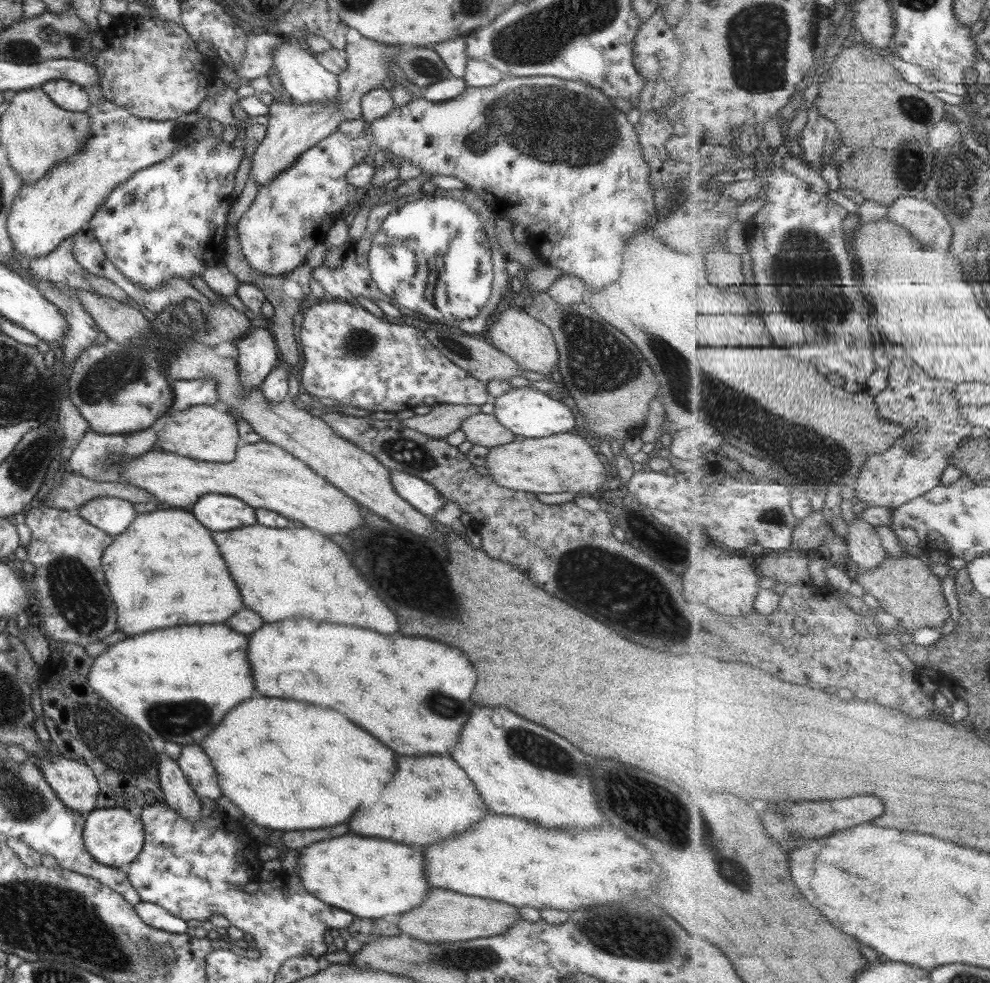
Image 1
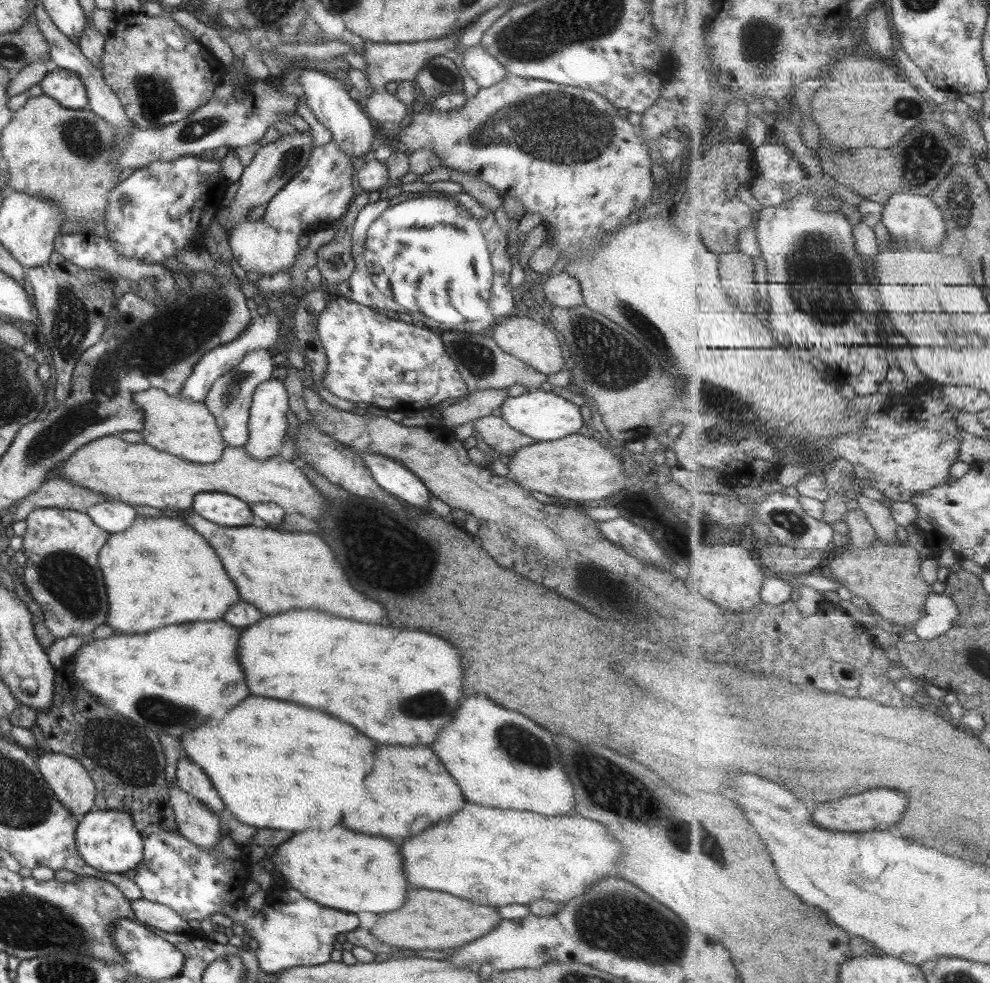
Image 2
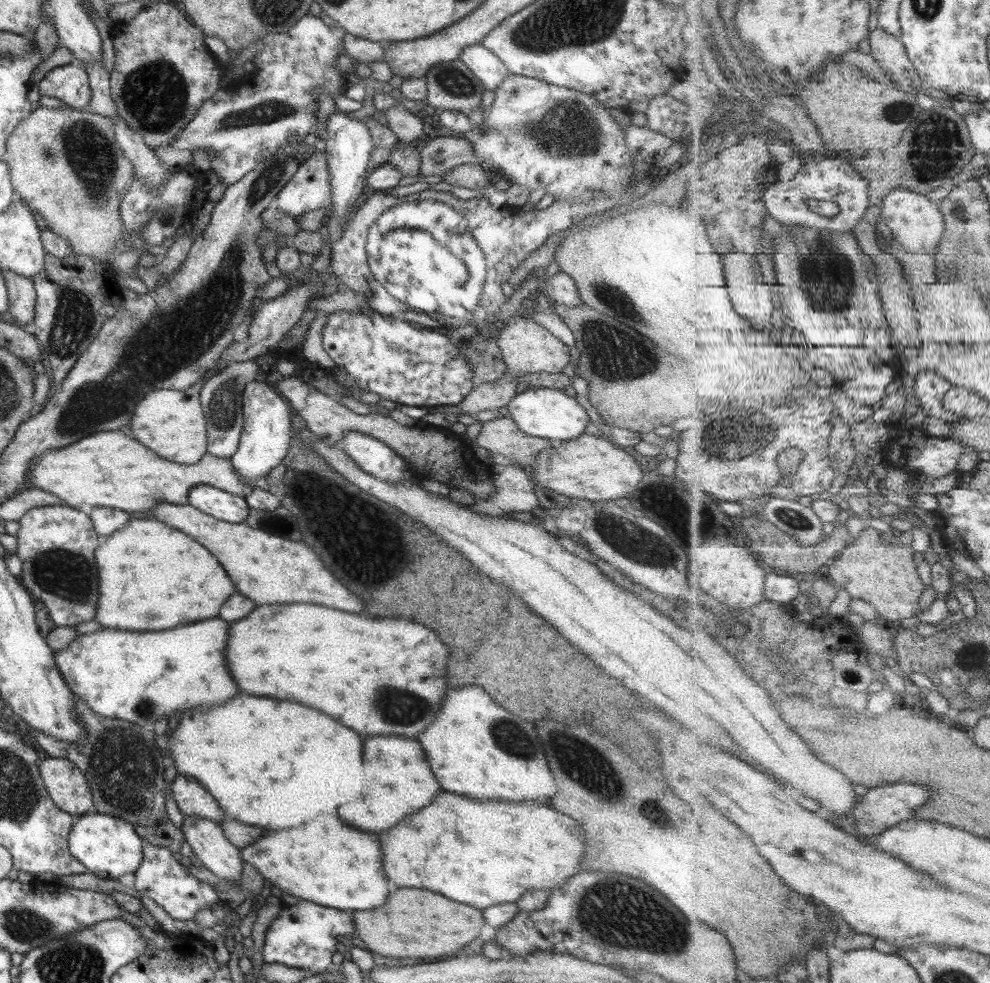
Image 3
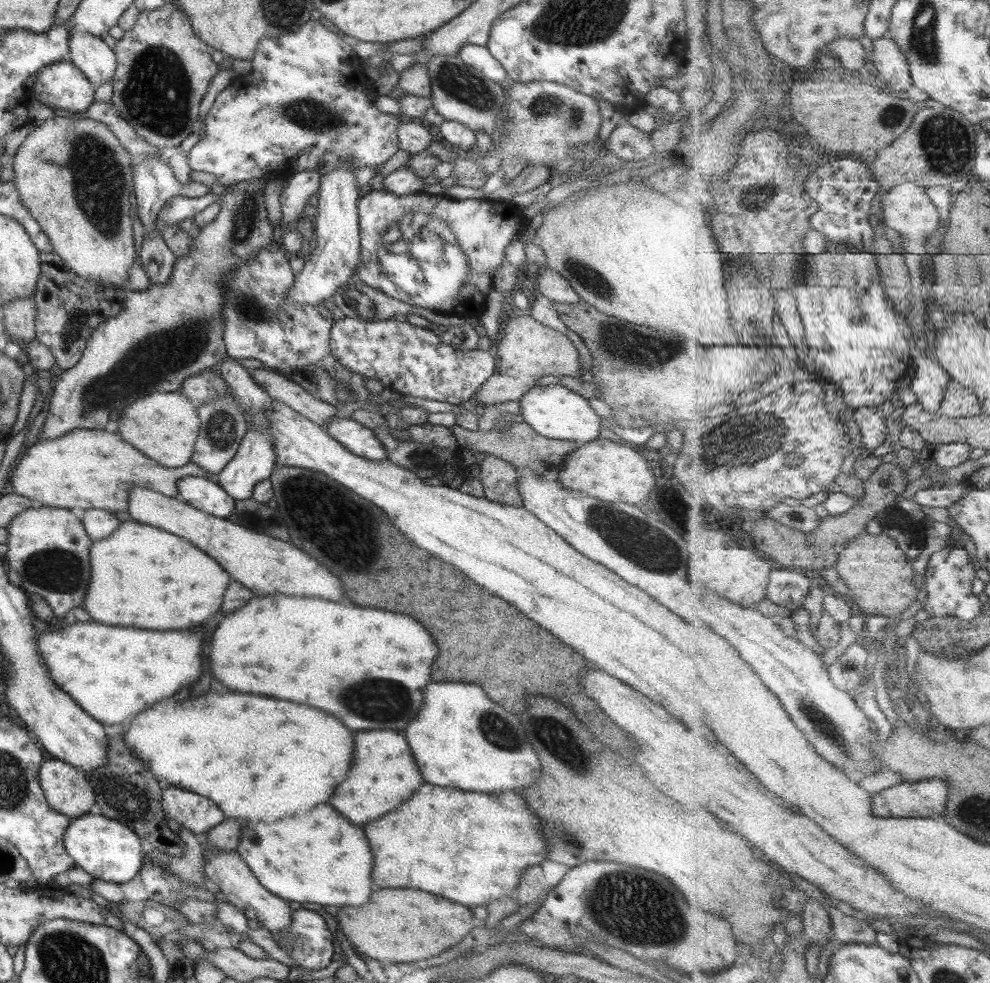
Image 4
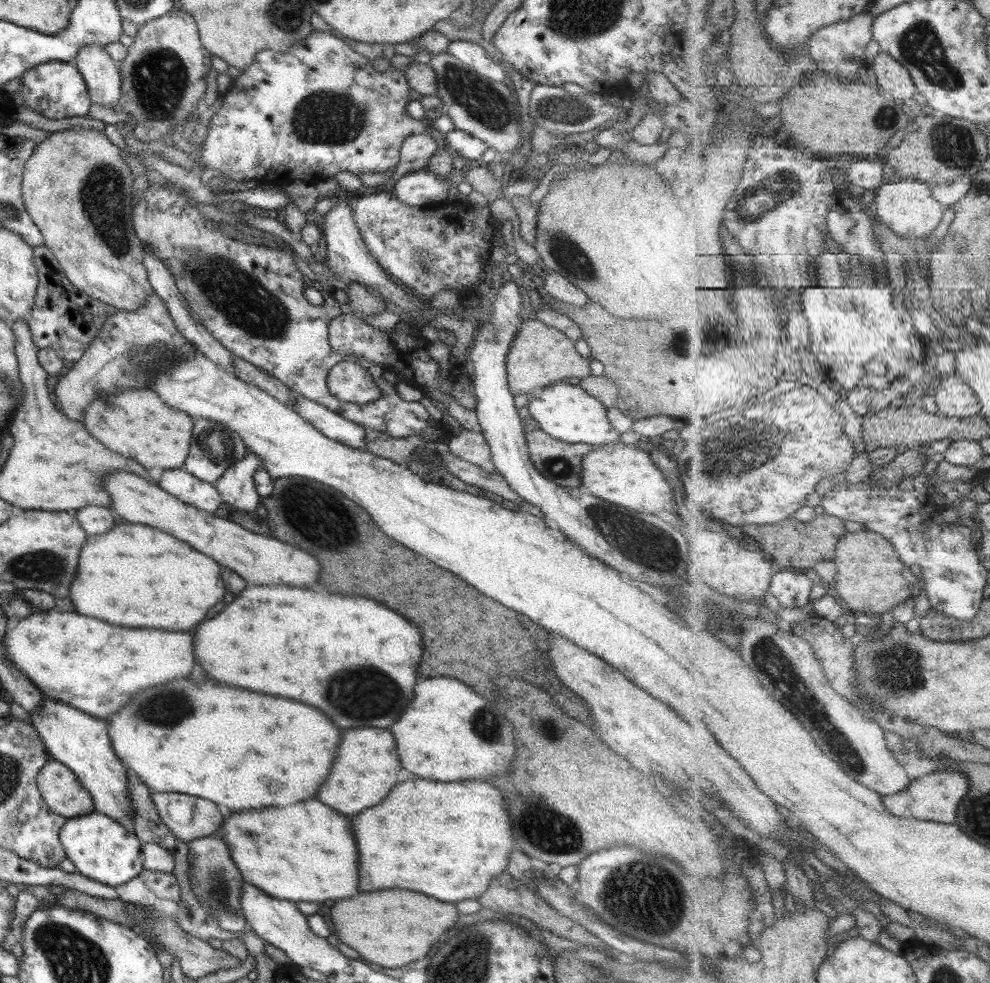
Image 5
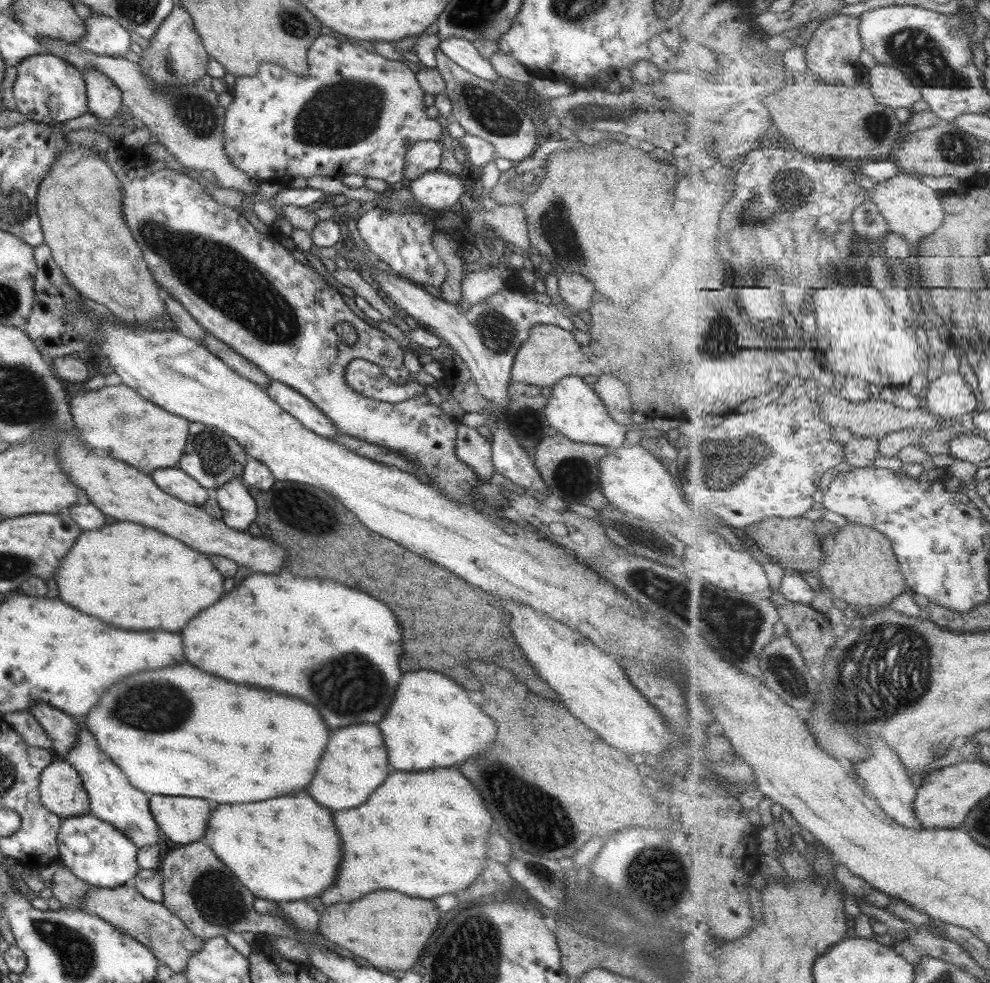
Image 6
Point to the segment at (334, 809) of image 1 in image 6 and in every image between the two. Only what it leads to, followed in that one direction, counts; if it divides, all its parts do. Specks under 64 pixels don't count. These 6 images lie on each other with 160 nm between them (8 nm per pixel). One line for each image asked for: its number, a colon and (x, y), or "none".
2: (277, 765)
3: (272, 764)
4: (257, 758)
5: (239, 749)
6: (174, 732)

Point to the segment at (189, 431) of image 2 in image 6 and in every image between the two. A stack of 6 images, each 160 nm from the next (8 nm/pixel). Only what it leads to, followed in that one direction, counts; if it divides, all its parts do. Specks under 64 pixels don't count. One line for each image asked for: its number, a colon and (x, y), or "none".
3: (169, 422)
4: (166, 426)
5: (137, 425)
6: (115, 419)

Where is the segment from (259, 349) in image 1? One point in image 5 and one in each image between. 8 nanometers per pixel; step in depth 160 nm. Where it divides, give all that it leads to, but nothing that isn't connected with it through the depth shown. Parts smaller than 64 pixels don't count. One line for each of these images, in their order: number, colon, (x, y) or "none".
2: (229, 399)
3: (220, 397)
4: (222, 426)
5: (213, 448)

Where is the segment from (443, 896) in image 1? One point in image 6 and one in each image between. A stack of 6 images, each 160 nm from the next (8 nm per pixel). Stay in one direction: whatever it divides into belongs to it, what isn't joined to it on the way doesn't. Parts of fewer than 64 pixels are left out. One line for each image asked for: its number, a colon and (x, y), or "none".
2: (424, 913)
3: (412, 922)
4: (404, 925)
5: (392, 927)
6: (391, 930)

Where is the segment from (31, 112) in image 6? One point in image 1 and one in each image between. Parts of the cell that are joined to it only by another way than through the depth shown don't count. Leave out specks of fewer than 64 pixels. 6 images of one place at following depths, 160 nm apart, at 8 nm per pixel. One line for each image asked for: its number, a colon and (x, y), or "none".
1: (70, 97)
2: (63, 86)
3: (68, 83)
4: (58, 85)
5: (54, 89)

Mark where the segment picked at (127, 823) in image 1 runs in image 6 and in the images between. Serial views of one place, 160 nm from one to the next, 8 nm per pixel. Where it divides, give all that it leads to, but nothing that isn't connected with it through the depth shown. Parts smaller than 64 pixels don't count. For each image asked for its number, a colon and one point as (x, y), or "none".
2: (107, 841)
3: (107, 847)
4: (106, 849)
5: (102, 850)
6: (97, 853)

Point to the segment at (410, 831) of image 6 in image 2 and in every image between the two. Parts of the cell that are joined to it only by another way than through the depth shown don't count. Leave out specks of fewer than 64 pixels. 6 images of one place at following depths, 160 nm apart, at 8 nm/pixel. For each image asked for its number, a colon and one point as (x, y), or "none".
2: (492, 857)
3: (481, 853)
4: (470, 848)
5: (447, 840)

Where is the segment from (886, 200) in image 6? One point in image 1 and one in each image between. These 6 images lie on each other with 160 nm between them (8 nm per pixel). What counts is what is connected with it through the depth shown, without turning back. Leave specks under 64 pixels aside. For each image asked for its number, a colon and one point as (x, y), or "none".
1: (931, 226)
2: (907, 217)
3: (916, 223)
4: (907, 209)
5: (907, 207)

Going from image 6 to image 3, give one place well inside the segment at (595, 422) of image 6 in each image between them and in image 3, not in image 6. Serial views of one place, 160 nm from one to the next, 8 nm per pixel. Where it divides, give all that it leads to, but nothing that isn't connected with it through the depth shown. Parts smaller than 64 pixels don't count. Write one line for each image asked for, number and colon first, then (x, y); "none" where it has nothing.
3: (546, 413)
4: (554, 412)
5: (564, 412)

